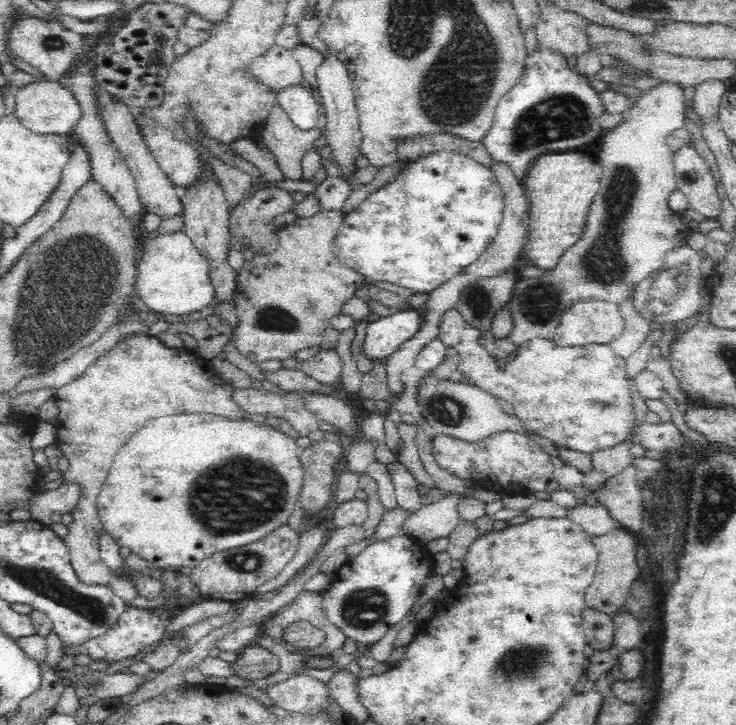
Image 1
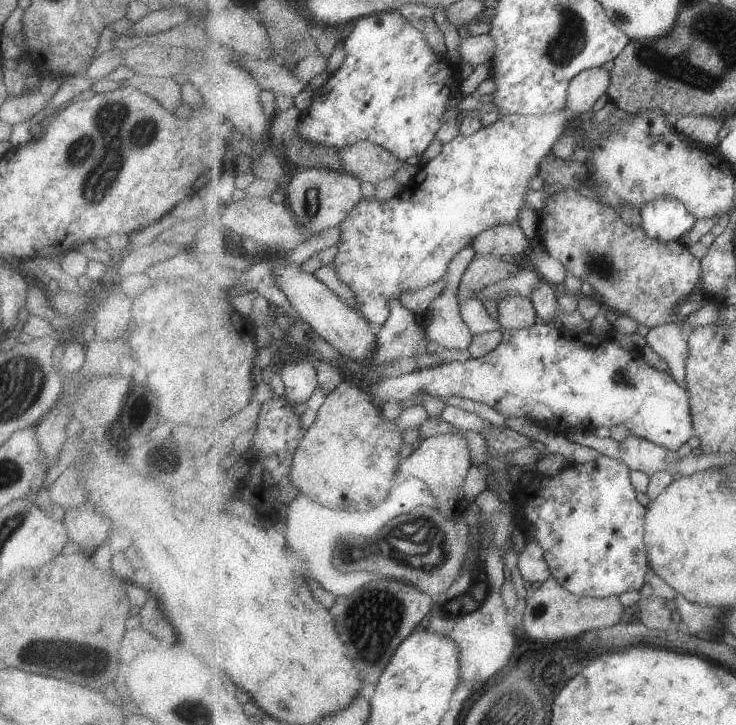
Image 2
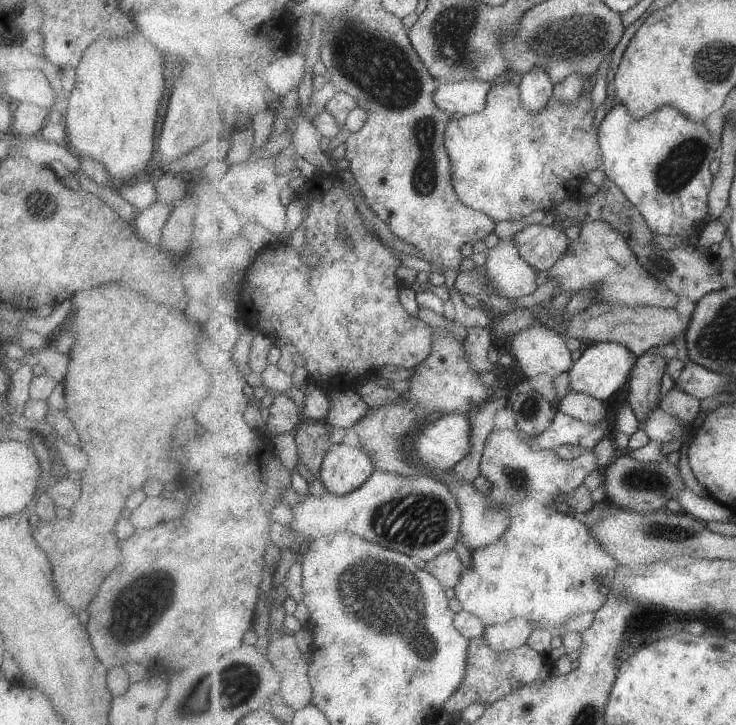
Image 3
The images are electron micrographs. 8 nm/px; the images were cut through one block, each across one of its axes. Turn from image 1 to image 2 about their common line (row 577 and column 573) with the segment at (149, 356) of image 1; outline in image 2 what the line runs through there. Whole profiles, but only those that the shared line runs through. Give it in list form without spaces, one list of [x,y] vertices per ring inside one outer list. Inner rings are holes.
[[[601,67],[584,70],[569,85],[567,90],[567,107],[572,115],[583,114],[601,98],[602,94],[608,94],[611,86],[611,74]]]

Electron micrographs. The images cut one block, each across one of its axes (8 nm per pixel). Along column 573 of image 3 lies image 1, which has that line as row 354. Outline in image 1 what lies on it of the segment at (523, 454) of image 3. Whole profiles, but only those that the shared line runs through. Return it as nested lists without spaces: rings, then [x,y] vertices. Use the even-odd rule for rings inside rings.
[[[456,305],[443,313],[439,319],[437,338],[447,347],[451,346],[459,351],[456,377],[465,378],[471,382],[470,384],[488,392],[493,398],[510,402],[513,406],[513,414],[525,428],[552,441],[558,449],[575,450],[591,455],[593,452],[608,450],[628,440],[632,444],[643,446],[646,450],[662,452],[676,450],[680,448],[680,444],[682,446],[690,444],[689,438],[672,422],[637,421],[628,388],[629,378],[626,377],[625,359],[616,354],[609,344],[586,343],[584,346],[558,346],[552,339],[530,338],[528,342],[522,342],[517,346],[518,354],[514,357],[514,361],[506,363],[506,366],[499,370],[496,360],[488,354],[484,346],[478,343],[481,332],[464,320]]]

